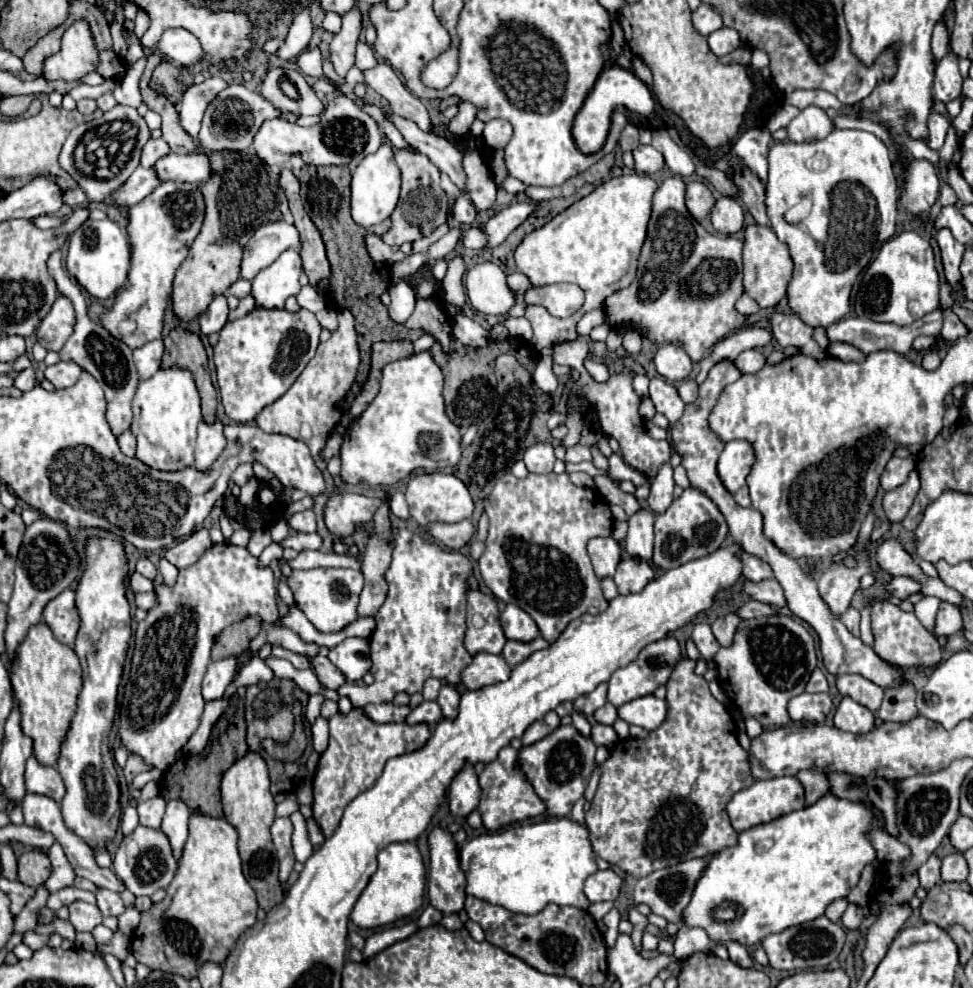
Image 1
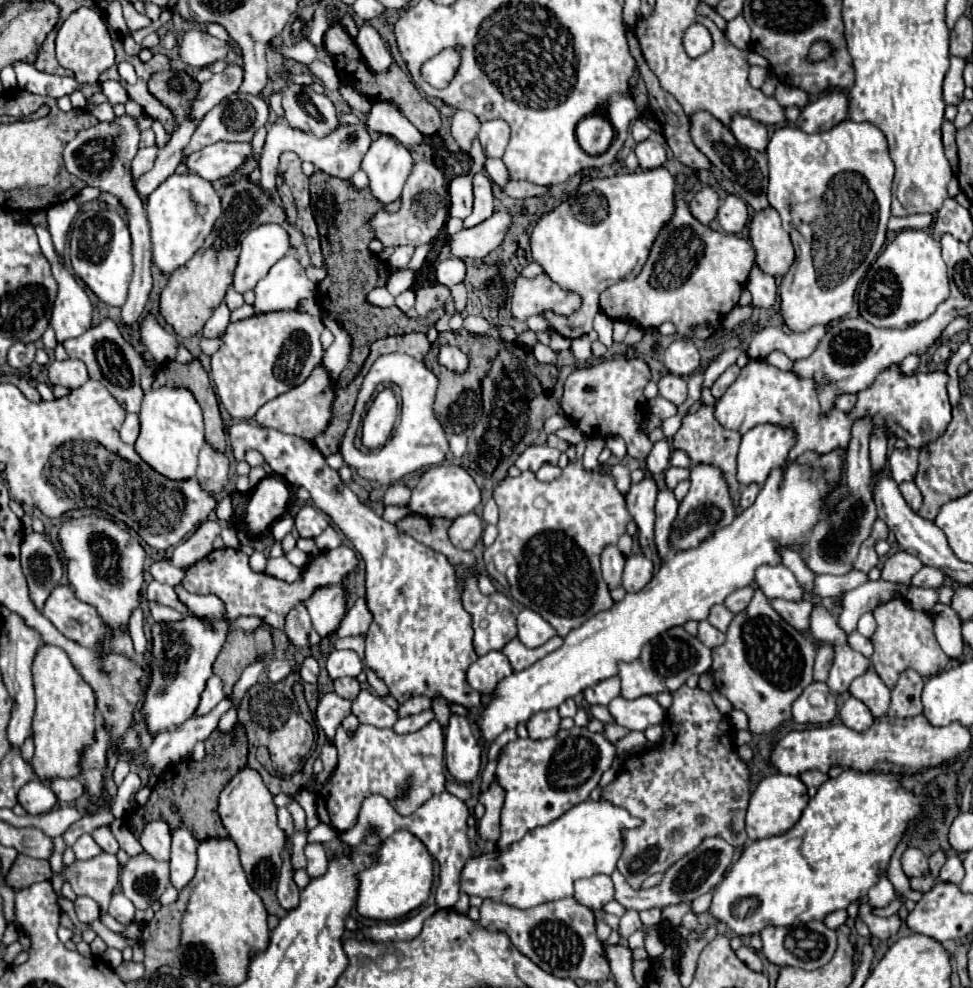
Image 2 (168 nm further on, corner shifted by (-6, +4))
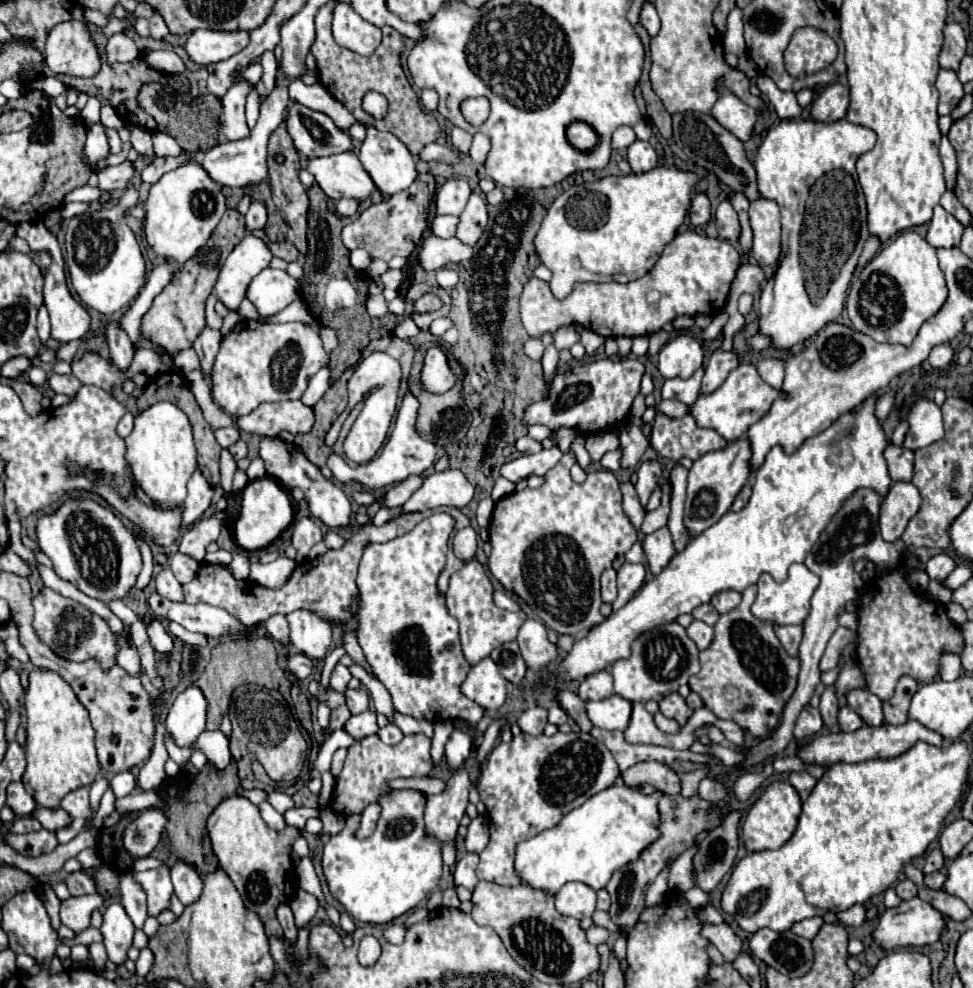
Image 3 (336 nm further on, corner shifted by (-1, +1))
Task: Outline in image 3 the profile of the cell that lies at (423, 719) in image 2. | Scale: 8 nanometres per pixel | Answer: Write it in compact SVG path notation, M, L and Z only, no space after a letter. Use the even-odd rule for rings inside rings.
M393 723L385 725L383 729L379 729L377 735L379 735L379 739L381 739L383 743L387 743L387 745L395 745L395 743L399 743L399 741L403 739L401 729L399 729L397 725L393 725Z

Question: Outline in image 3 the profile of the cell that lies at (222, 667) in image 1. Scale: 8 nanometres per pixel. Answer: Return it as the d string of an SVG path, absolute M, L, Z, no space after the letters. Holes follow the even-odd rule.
M187 687L179 697L173 701L169 715L165 719L167 733L171 735L177 747L189 747L195 743L199 733L205 729L205 715L207 715L207 701L197 687Z

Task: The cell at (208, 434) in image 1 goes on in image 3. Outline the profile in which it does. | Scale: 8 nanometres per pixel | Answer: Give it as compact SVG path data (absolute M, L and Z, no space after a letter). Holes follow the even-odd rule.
M195 471L189 481L189 493L187 493L187 499L185 499L183 511L181 511L181 529L187 529L197 519L201 519L201 515L211 505L211 499L213 499L211 485L201 475L201 471Z

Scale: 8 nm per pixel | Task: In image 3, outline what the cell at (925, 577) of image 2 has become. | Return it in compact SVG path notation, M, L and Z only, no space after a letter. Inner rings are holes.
M939 553L939 555L935 555L935 557L931 557L929 561L927 561L927 575L929 575L929 579L935 579L935 581L945 581L947 579L947 575L955 569L955 559L951 557L951 555L947 555L947 553Z

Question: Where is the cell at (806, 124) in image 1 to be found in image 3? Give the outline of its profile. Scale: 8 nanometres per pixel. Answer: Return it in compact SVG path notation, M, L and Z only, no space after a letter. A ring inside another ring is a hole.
M831 83L815 97L811 119L833 123L845 117L847 107L849 107L849 87L841 83Z

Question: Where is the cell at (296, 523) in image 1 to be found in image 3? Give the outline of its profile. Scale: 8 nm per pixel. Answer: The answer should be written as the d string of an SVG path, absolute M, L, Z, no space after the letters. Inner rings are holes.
M311 517L297 519L293 523L293 547L297 549L297 563L303 563L309 555L309 549L323 539L319 525Z

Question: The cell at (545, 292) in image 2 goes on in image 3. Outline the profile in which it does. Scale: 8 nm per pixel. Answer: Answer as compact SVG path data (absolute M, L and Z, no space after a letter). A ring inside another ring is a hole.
M685 231L675 235L647 275L629 283L577 283L577 287L559 301L551 293L549 283L531 277L521 293L521 321L535 339L573 323L579 323L601 337L651 335L679 315L717 315L725 307L739 265L741 255L731 243Z

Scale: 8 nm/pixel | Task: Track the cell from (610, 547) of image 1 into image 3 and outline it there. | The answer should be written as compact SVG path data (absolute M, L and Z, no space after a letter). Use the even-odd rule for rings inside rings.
M605 569L601 575L601 597L603 603L613 603L617 597L617 573L615 569Z

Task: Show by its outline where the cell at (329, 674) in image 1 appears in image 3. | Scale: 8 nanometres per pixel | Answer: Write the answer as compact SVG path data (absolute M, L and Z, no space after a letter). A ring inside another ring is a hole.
M347 689L345 697L347 697L347 707L353 715L359 715L361 711L369 709L369 693L365 689Z

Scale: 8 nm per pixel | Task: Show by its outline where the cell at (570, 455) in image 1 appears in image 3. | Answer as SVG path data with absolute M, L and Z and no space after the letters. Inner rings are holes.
M521 437L515 441L515 449L519 453L537 453L541 449L541 443L539 441L533 441L529 437Z

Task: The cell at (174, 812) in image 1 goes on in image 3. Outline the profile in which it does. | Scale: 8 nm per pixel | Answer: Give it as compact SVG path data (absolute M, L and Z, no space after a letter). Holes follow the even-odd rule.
M177 861L171 867L171 881L175 887L175 895L179 897L179 901L183 905L191 905L199 899L201 891L203 891L203 881L201 877L195 873L193 867L189 867L183 861Z

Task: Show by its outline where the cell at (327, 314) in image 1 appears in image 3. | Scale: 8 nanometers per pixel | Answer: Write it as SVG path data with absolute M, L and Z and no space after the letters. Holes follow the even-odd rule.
M323 367L323 369L319 369L319 371L311 377L309 387L307 387L307 391L303 393L303 397L301 397L301 403L307 405L307 407L313 407L313 405L323 397L323 393L325 393L327 389L329 389L329 367Z

